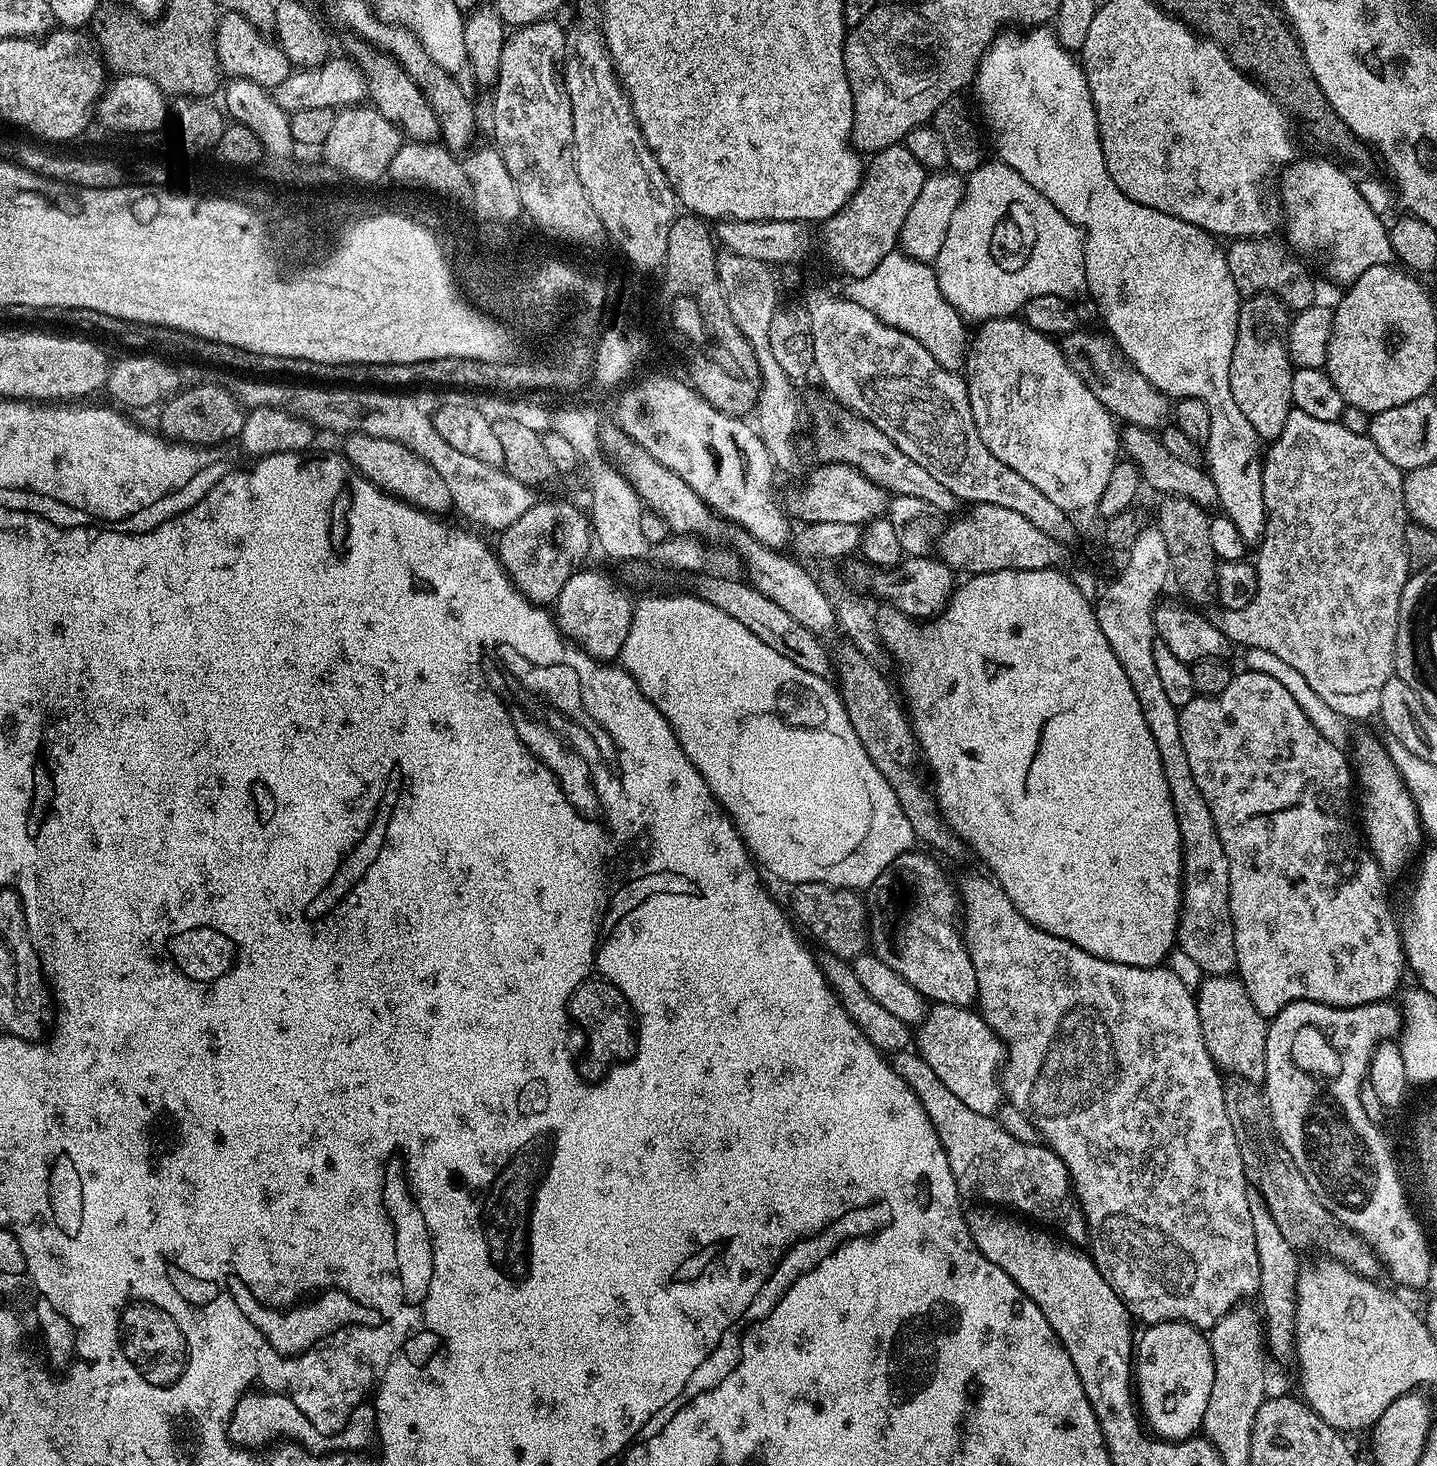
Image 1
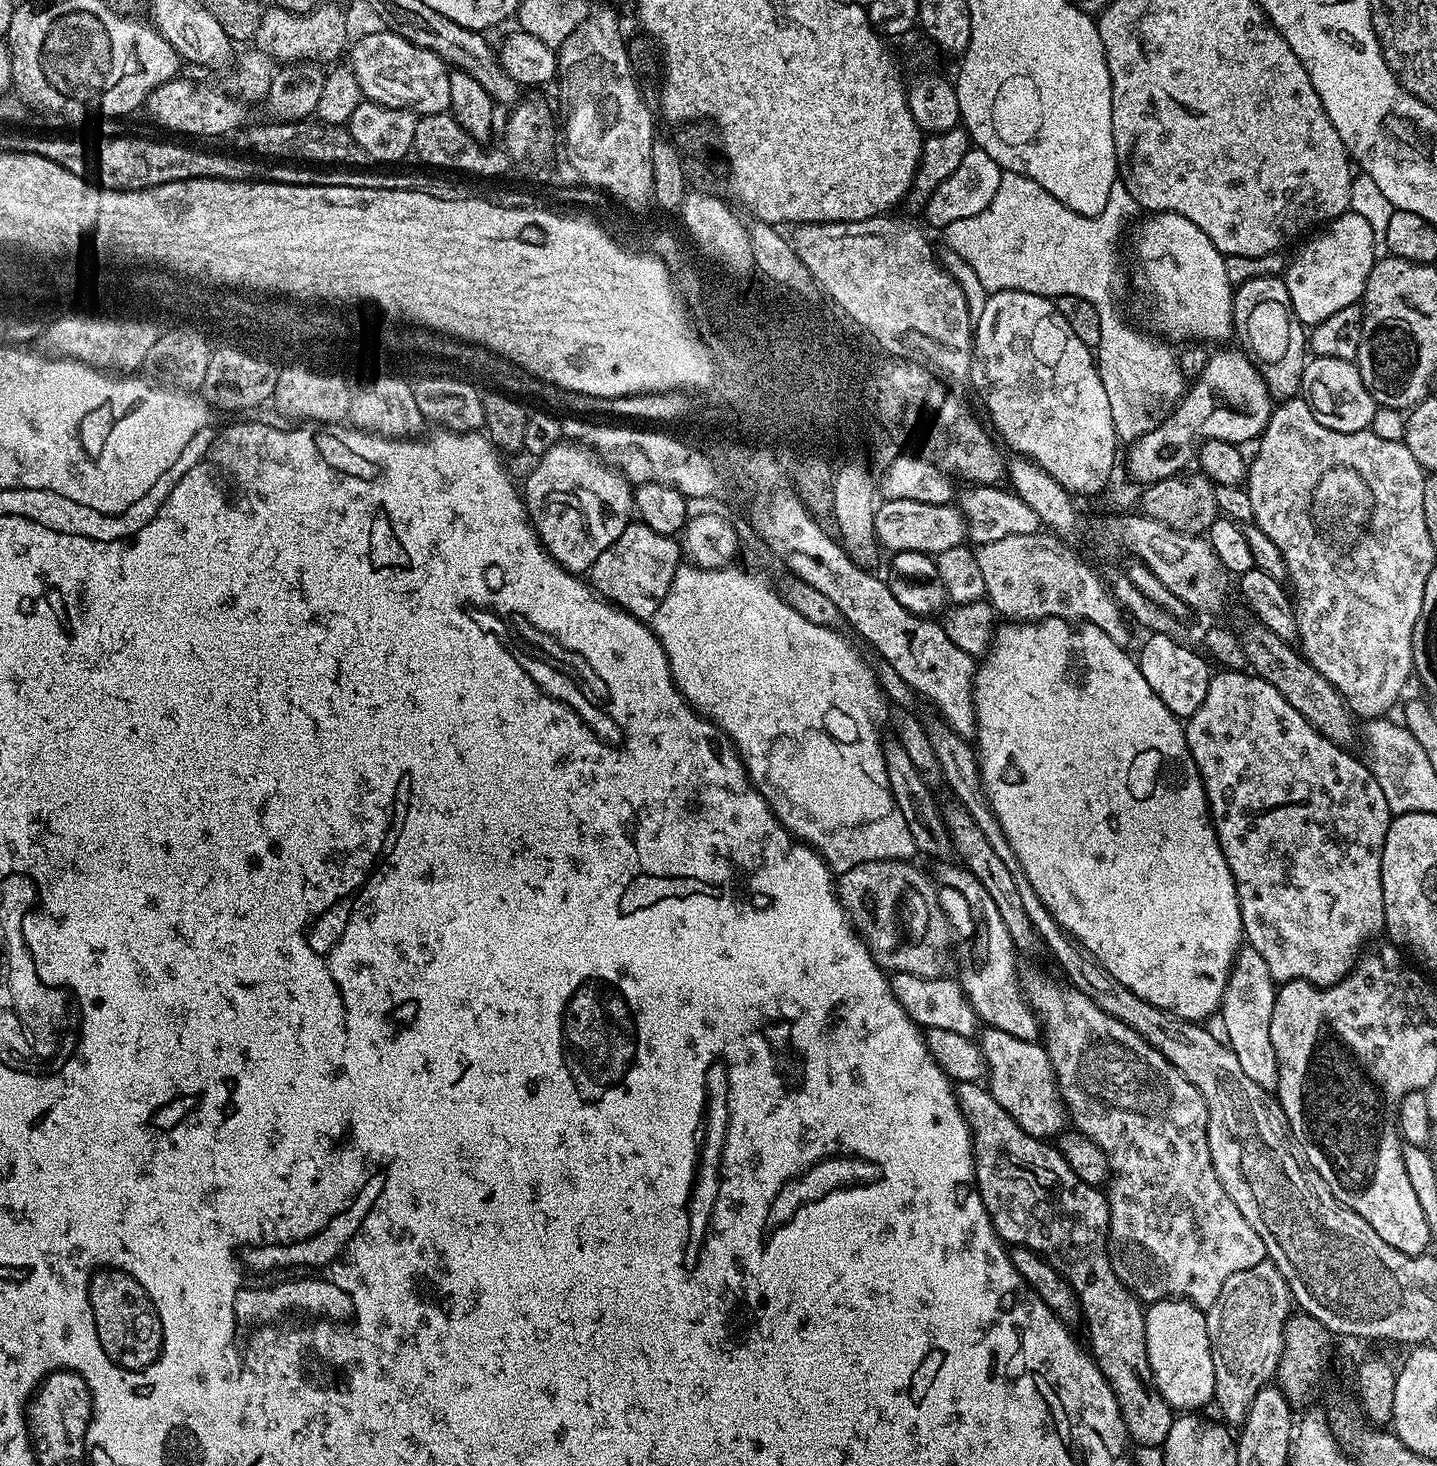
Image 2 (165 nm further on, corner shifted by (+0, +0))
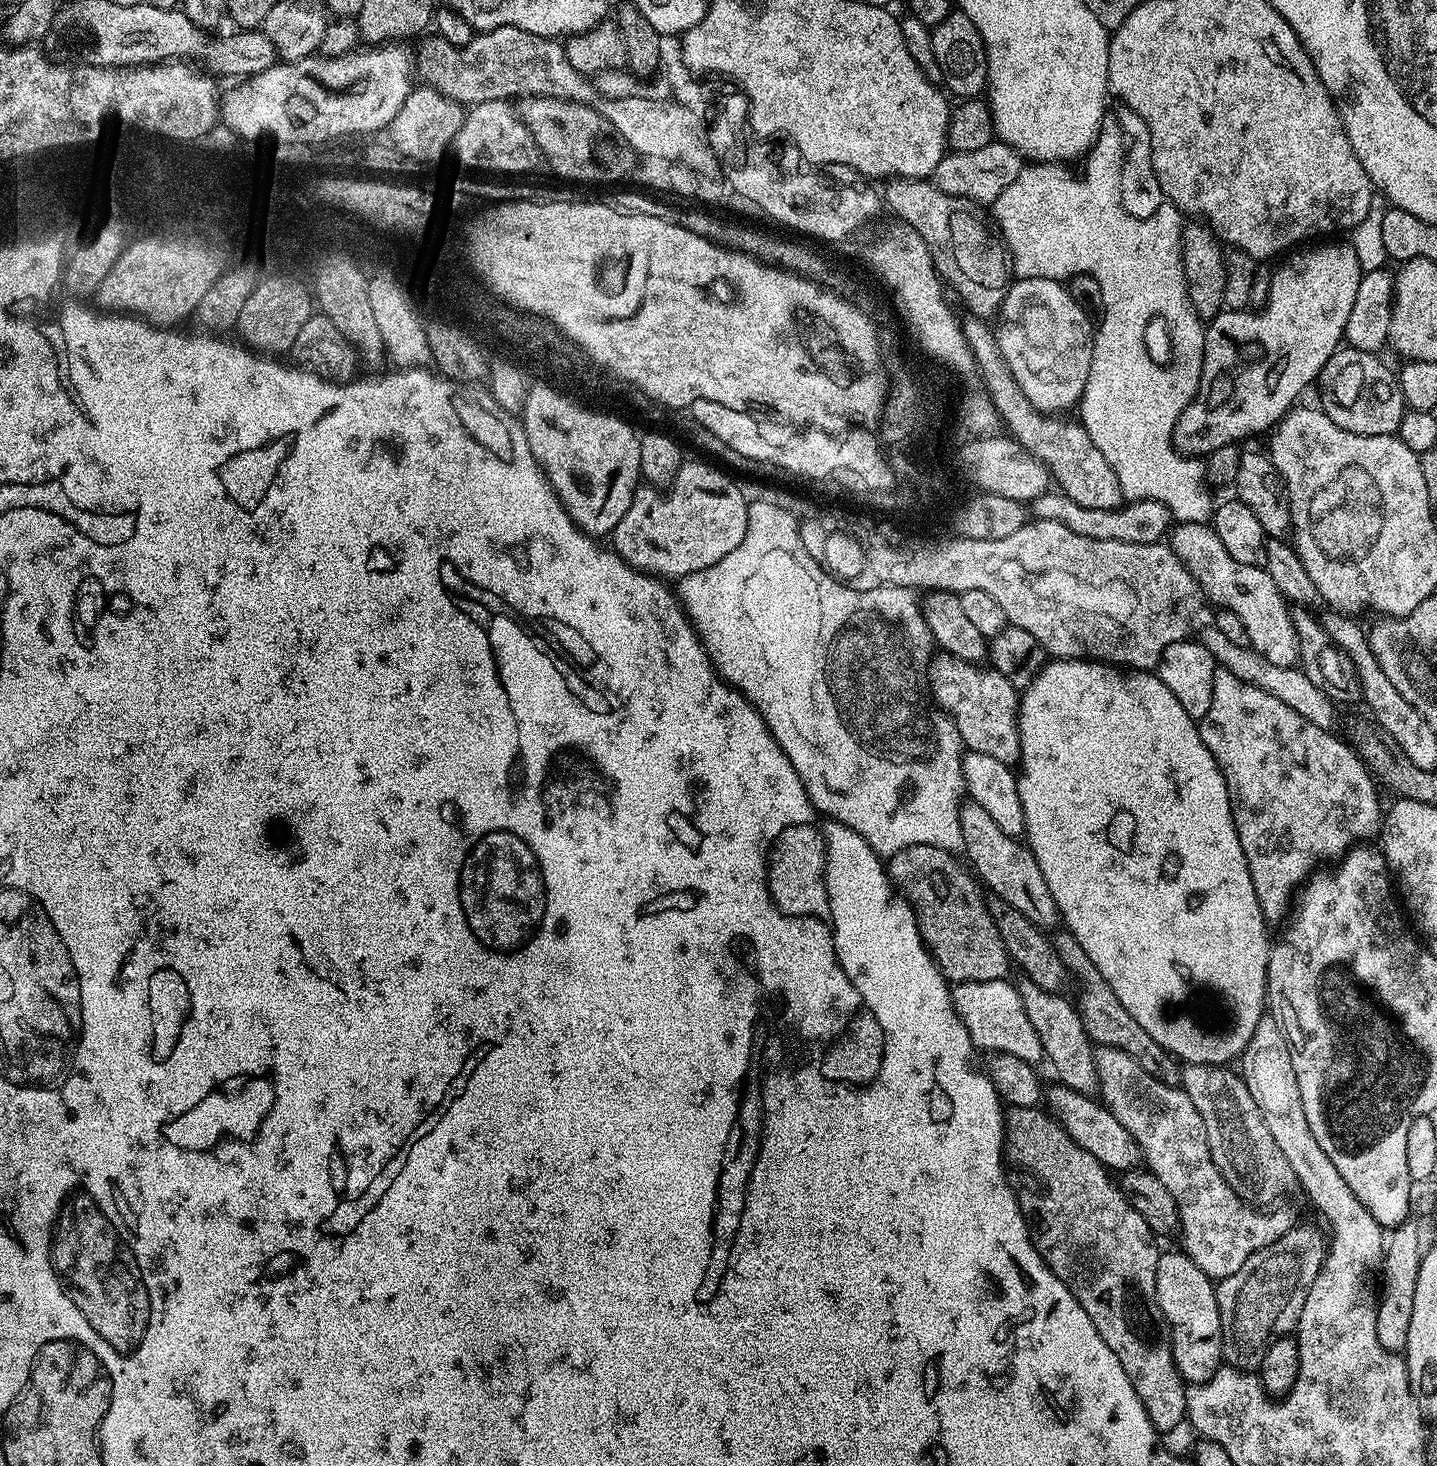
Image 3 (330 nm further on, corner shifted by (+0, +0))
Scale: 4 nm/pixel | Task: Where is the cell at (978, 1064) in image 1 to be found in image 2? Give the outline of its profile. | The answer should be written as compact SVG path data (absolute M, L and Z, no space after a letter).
M990 1027L979 1033L978 1043L986 1061L986 1087L994 1102L998 1102L998 1106L1010 1113L1014 1122L1034 1138L1047 1141L1065 1131L1066 1109L1047 1047L1035 1040L1014 1038L1014 1034Z

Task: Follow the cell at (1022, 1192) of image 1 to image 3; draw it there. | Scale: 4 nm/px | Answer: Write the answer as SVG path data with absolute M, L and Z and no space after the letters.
M1009 1107L1004 1114L1002 1156L1007 1171L1018 1185L1016 1198L1032 1230L1032 1240L1050 1270L1054 1270L1070 1294L1078 1298L1078 1306L1090 1314L1090 1322L1094 1322L1094 1330L1102 1334L1102 1342L1118 1354L1118 1362L1122 1362L1130 1386L1138 1390L1138 1398L1142 1398L1142 1406L1146 1406L1146 1414L1150 1422L1154 1422L1156 1431L1163 1434L1174 1430L1174 1426L1178 1426L1178 1422L1185 1420L1188 1414L1186 1381L1180 1377L1174 1362L1172 1329L1162 1314L1162 1306L1158 1306L1156 1271L1161 1249L1156 1248L1157 1237L1150 1230L1146 1218L1142 1218L1142 1214L1138 1214L1122 1194L1113 1173L1098 1162L1090 1150L1082 1150L1082 1146L1078 1146L1078 1142L1074 1142L1047 1111L1040 1111L1039 1107Z

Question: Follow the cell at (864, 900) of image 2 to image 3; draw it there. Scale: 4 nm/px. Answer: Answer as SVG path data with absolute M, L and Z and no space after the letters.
M929 844L906 846L906 850L898 850L893 856L887 857L886 867L889 880L899 889L904 899L916 909L916 921L920 923L924 944L928 947L932 959L944 973L945 980L958 985L962 982L1002 980L1009 975L1008 950L988 909L985 889L971 867L959 855Z

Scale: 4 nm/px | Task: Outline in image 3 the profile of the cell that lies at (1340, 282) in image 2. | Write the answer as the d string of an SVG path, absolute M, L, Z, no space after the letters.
M1332 242L1321 243L1324 244L1321 248L1312 248L1309 252L1298 253L1297 256L1289 255L1287 257L1289 260L1276 273L1271 273L1268 282L1268 300L1262 305L1262 310L1223 310L1212 320L1207 321L1204 330L1204 357L1202 358L1200 385L1196 391L1196 397L1190 402L1190 406L1182 412L1174 426L1172 445L1175 446L1177 452L1182 452L1185 456L1193 458L1207 458L1222 446L1227 444L1239 445L1240 440L1246 439L1247 436L1256 436L1259 432L1271 433L1276 425L1280 423L1280 419L1299 401L1296 399L1311 384L1313 387L1319 381L1320 371L1326 366L1326 362L1330 362L1330 358L1341 347L1344 340L1346 318L1350 318L1350 310L1354 307L1354 298L1358 294L1358 286L1362 275L1358 254L1352 249L1351 243L1344 242L1344 244L1340 245L1328 243Z

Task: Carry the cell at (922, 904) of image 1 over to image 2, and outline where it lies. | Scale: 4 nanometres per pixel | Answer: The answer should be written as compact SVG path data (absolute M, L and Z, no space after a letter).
M940 862L935 867L935 879L943 887L945 884L946 887L953 888L958 895L964 896L973 918L976 919L976 937L972 940L972 956L976 959L976 965L965 974L964 980L962 979L962 987L968 995L970 1006L987 1027L1014 1034L1014 1038L1039 1041L1042 1025L1028 1005L1021 973L1016 973L1018 951L1010 938L1010 930L1006 930L1006 922L1002 922L1002 914L998 914L998 906L994 906L990 894L982 890L982 882L978 882L978 878L971 876L959 863Z

